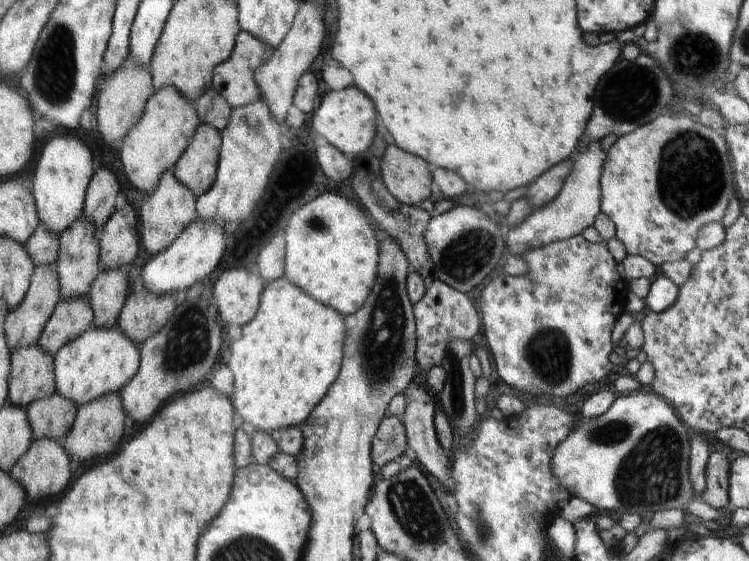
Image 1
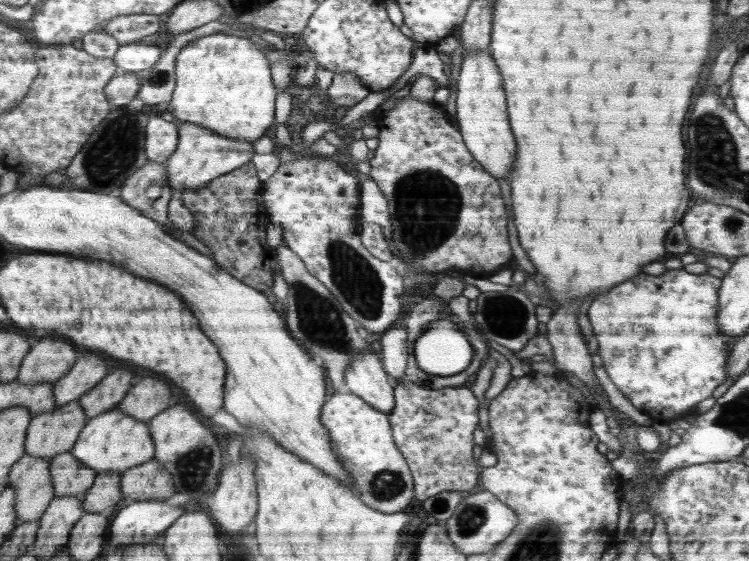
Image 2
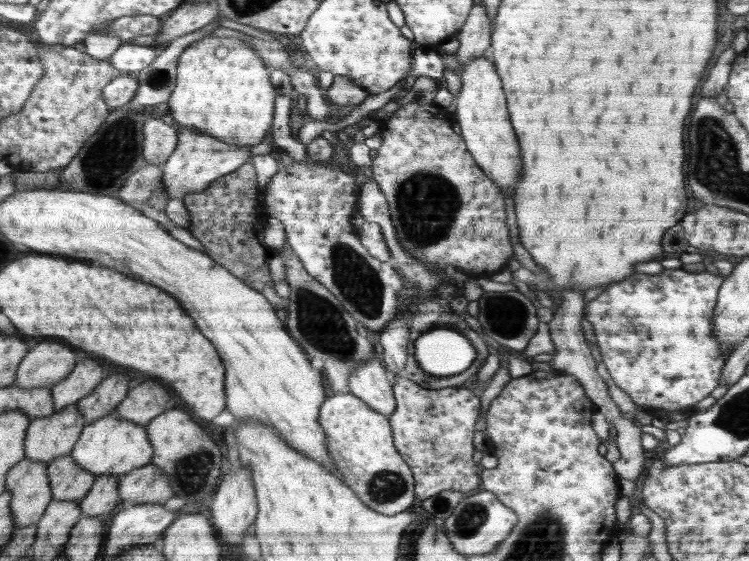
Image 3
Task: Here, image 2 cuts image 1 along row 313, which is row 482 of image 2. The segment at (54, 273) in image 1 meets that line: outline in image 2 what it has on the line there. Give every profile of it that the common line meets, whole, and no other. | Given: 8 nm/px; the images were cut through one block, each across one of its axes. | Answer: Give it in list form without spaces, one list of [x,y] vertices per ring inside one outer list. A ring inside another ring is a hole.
[[[25,452],[11,469],[7,486],[16,490],[18,523],[40,520],[55,498],[51,461]]]

